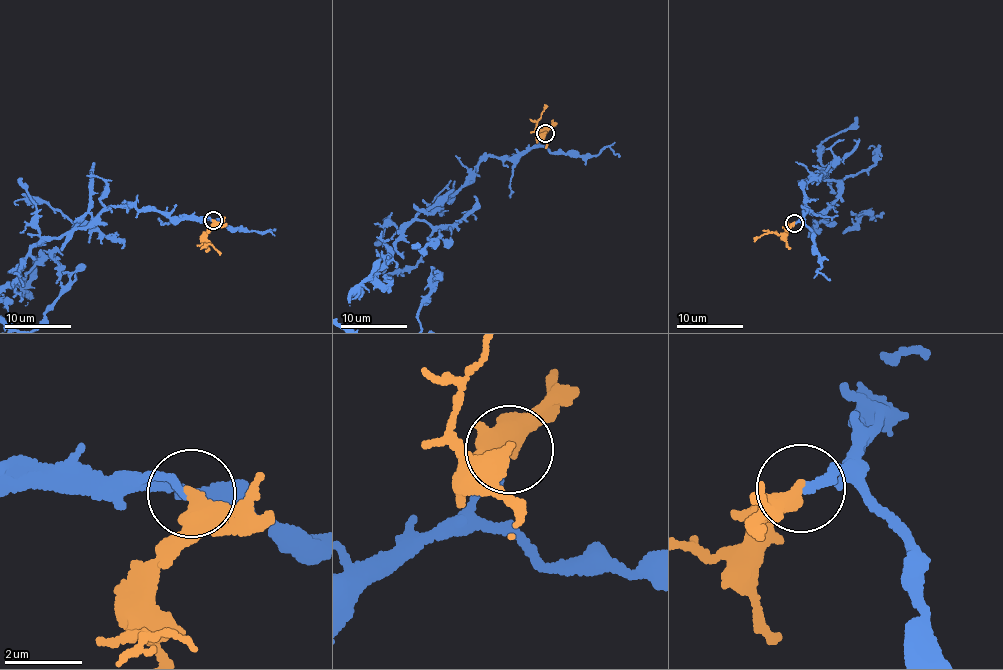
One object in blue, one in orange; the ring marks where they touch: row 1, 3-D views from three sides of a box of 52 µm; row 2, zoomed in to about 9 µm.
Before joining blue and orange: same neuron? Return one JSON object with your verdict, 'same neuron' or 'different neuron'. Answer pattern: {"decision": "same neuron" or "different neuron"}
{"decision": "same neuron"}

